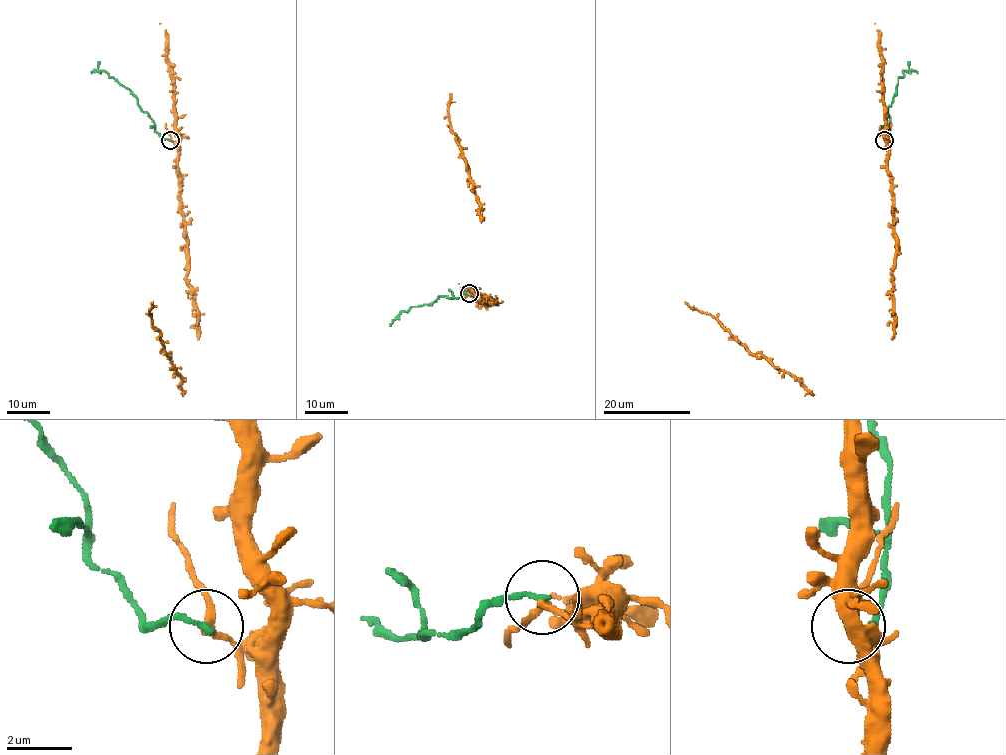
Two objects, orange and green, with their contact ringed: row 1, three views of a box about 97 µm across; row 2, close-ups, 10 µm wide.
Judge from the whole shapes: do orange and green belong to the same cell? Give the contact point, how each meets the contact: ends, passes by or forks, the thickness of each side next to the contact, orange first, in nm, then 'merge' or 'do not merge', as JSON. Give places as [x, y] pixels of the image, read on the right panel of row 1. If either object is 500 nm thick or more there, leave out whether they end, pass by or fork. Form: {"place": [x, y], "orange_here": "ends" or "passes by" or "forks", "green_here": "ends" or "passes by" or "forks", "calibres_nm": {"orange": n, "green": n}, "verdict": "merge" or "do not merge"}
{"place": [884, 140], "orange_here": "passes by", "green_here": "ends", "calibres_nm": {"orange": 190, "green": 170}, "verdict": "do not merge"}

